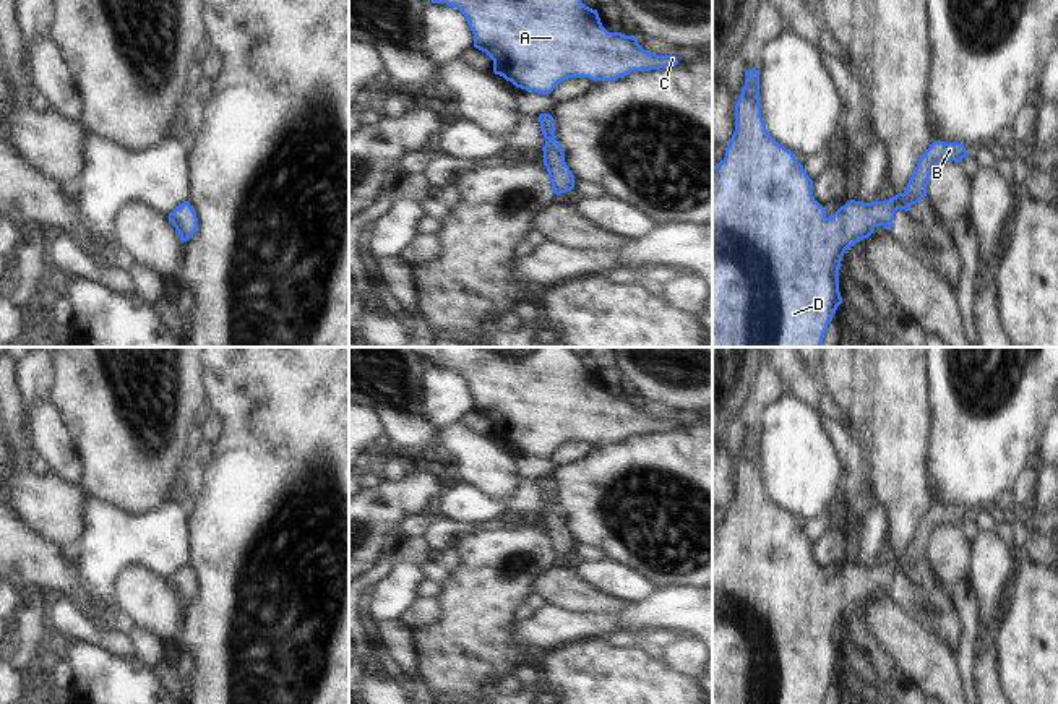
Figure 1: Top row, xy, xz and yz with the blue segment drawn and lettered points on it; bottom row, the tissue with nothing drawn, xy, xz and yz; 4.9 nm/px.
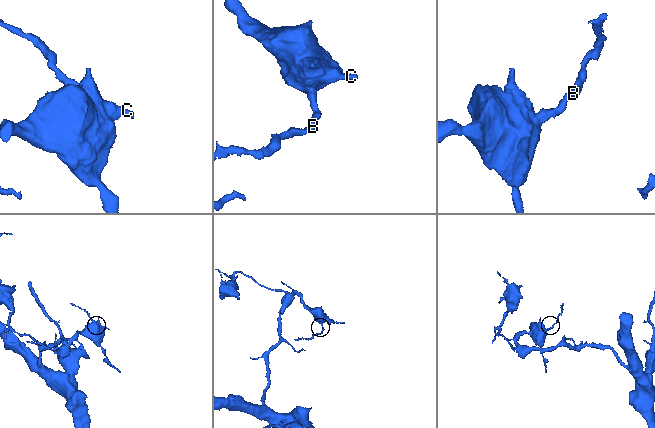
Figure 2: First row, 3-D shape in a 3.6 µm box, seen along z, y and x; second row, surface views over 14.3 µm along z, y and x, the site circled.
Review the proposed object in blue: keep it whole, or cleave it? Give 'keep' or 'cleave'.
keep

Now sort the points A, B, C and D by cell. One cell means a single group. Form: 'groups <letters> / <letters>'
groups A B C D

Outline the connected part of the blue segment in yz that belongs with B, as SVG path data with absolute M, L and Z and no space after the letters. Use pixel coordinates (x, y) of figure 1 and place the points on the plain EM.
M745 435L745 449L735 467L735 495L722 526L712 529L712 704L823 704L828 688L842 667L839 633L845 613L868 602L880 589L891 594L897 573L905 576L927 560L933 532L948 524L961 526L969 516L964 508L933 504L907 547L904 556L886 564L855 564L841 569L831 581L813 560L813 543L766 493L759 466L759 435Z

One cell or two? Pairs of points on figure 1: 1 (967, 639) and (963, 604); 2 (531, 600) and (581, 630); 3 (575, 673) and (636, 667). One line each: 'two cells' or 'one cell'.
1: one cell
2: two cells
3: one cell

